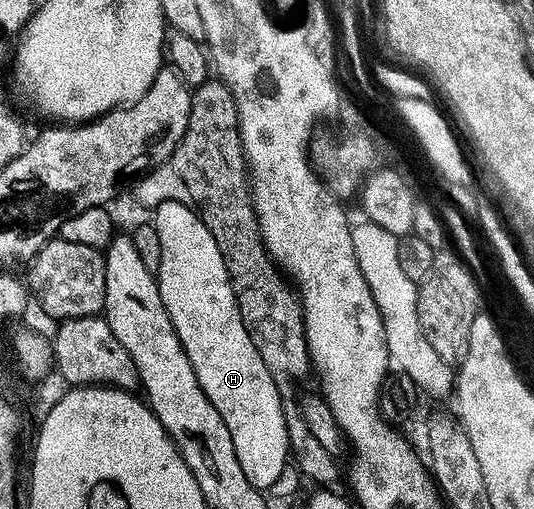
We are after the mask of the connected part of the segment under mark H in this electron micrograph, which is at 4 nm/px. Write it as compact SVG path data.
M178 202L162 203L155 209L154 216L154 225L163 248L157 278L165 309L193 364L201 389L216 410L220 410L220 418L224 418L224 426L228 426L228 434L232 434L232 446L236 446L236 458L240 458L240 470L244 470L244 478L248 478L248 482L252 482L252 486L256 486L259 492L269 493L269 488L281 482L286 472L286 463L289 465L292 460L286 404L278 384L240 318L239 303L236 302L223 255L212 232L204 226L202 217L193 207Z

